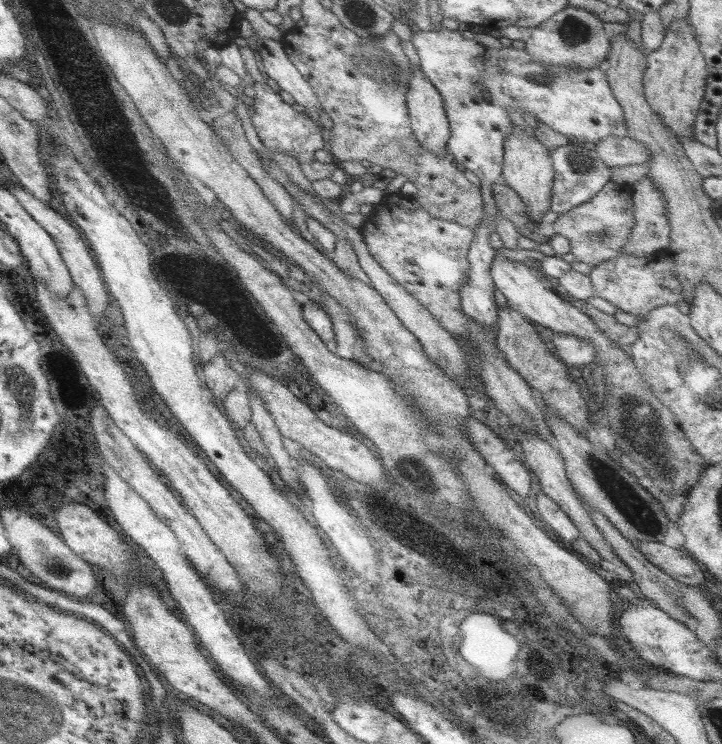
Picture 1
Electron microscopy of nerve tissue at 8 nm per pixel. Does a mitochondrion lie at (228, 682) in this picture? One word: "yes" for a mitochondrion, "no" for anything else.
no

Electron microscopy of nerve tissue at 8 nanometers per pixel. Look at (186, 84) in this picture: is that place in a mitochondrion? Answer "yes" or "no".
no

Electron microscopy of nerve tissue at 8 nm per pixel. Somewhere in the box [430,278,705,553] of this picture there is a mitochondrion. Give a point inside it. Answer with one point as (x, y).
(637, 420)

